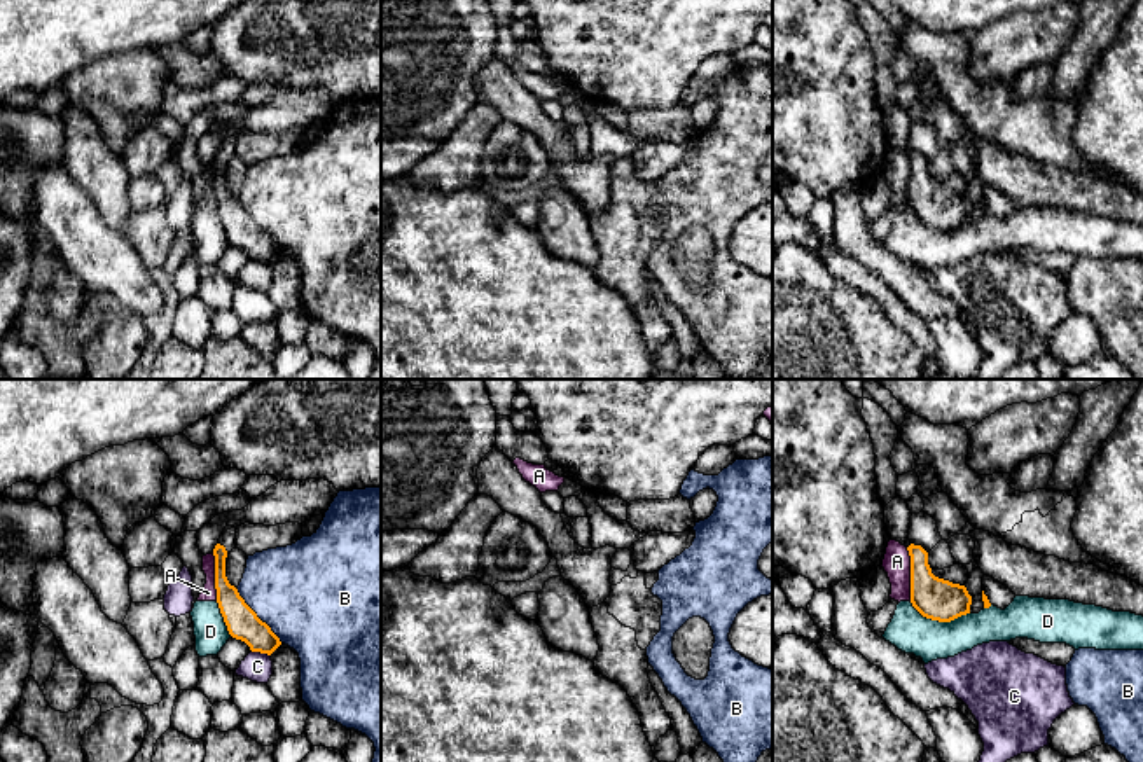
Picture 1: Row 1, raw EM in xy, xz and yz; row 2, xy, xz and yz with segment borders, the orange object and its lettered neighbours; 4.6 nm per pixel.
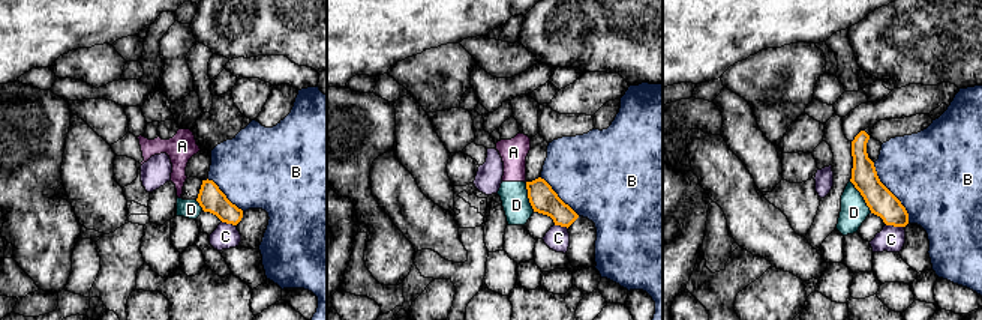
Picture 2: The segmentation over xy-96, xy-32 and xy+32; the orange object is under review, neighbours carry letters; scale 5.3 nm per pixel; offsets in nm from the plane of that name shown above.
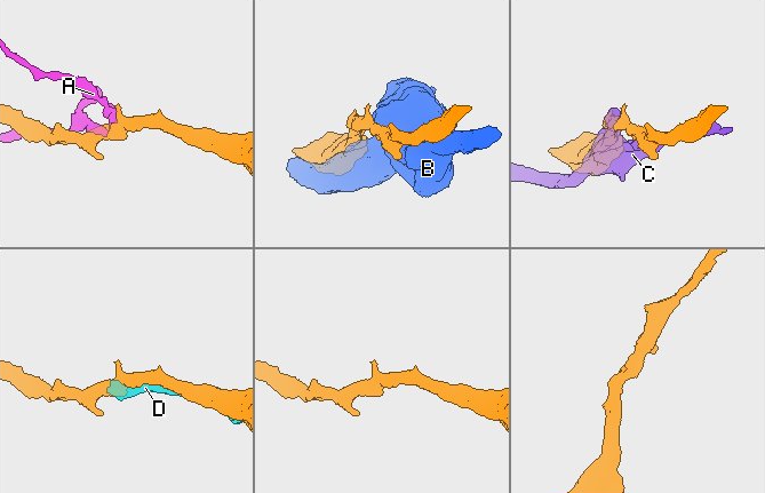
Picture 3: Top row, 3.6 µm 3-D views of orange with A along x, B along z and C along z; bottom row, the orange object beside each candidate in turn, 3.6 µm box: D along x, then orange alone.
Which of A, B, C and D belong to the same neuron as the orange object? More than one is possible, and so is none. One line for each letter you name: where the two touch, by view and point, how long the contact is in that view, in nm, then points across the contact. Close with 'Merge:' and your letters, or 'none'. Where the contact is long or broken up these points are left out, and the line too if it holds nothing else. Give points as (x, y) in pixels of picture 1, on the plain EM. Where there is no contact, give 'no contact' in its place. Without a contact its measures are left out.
Merge: none

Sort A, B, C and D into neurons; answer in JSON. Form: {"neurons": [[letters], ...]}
{"neurons": [["A", "D"], ["B"], ["C"]]}

